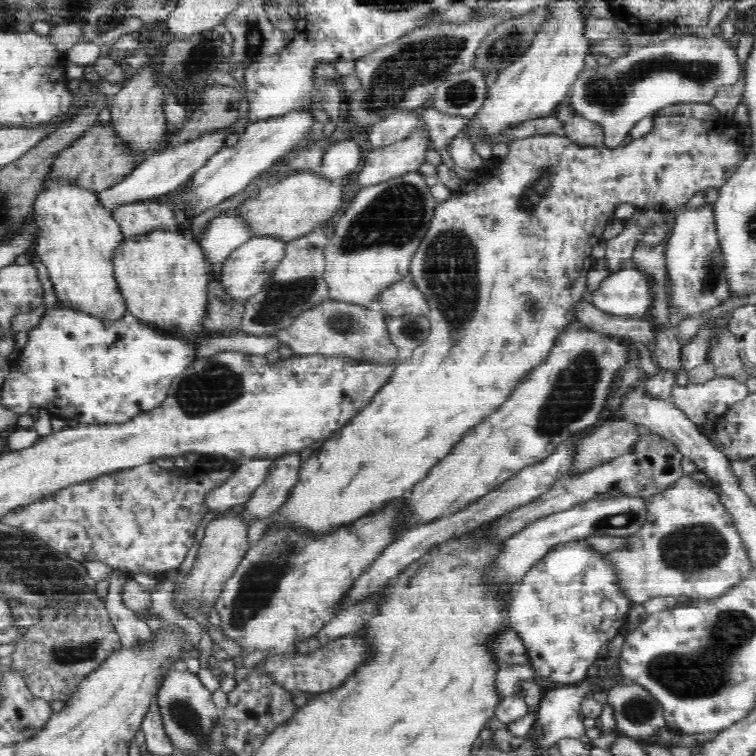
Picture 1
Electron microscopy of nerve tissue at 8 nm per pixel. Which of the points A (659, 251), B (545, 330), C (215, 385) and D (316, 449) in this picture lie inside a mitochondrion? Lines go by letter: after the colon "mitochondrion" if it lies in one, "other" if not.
A: other
B: other
C: mitochondrion
D: other

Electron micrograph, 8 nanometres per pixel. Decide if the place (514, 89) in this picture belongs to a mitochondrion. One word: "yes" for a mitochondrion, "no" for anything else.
no

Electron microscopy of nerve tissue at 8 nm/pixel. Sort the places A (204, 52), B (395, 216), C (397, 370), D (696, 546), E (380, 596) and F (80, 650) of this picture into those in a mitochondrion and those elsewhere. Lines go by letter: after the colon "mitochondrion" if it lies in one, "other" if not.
A: mitochondrion
B: mitochondrion
C: other
D: mitochondrion
E: other
F: mitochondrion

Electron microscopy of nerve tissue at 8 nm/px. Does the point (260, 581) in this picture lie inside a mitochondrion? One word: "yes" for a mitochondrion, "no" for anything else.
yes

